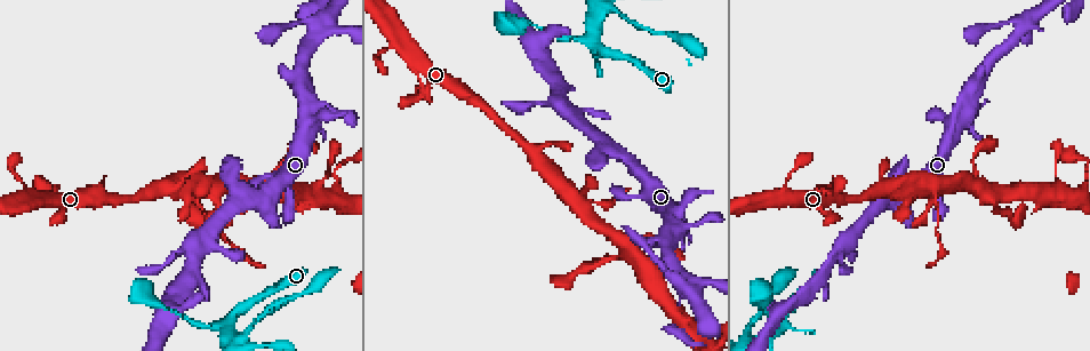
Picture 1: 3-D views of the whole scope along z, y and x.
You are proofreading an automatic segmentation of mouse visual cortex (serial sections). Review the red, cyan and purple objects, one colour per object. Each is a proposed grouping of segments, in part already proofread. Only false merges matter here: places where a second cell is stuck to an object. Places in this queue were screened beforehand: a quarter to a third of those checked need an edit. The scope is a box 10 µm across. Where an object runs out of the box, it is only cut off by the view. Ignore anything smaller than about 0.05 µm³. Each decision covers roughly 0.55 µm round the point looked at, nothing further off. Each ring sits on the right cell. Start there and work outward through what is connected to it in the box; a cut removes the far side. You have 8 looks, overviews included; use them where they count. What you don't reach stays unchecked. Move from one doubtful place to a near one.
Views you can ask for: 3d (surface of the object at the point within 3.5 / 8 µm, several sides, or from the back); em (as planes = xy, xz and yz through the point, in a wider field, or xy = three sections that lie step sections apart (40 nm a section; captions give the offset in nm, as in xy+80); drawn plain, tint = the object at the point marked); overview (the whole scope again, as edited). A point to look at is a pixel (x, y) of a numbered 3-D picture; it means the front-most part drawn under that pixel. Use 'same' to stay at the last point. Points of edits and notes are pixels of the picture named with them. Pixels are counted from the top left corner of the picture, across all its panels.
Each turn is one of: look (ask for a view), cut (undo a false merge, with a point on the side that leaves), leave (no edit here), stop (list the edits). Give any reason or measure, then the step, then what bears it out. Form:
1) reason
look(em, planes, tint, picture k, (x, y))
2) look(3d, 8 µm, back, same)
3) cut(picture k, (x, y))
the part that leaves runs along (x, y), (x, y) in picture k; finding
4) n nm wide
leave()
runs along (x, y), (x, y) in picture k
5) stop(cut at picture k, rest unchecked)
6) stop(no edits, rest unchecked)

branch point
look(3d, 8 µm, picture 1, (845, 248))

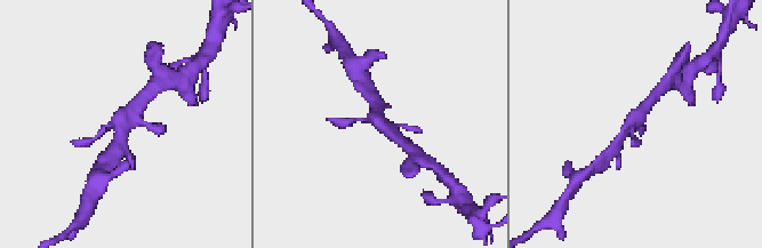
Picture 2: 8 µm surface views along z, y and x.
need the tissue
look(em, xy, step 1, tint, same)

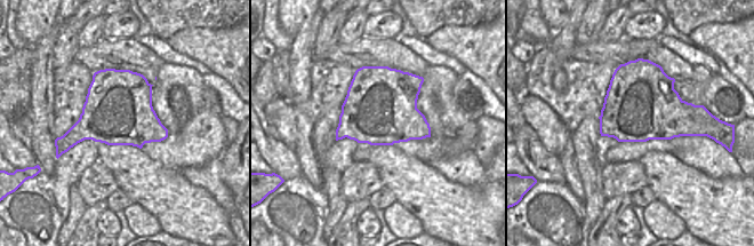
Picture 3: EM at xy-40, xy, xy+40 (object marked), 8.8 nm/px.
leave()
runs along (651, 100), (615, 149) in picture 2; one cell here

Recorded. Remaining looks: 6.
sharp bend
look(3d, 3.5 µm, back, picture 1, (226, 328))

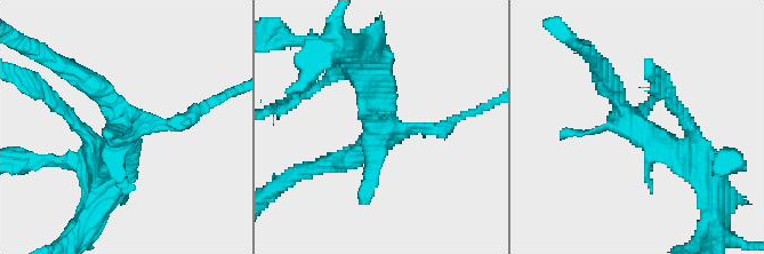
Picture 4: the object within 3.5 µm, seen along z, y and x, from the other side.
look(em, xy, step 5, tint, picture 4, (635, 127))

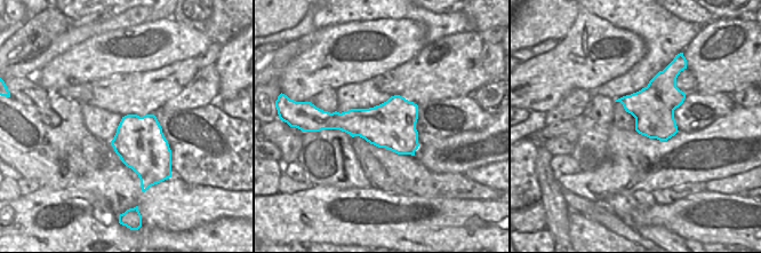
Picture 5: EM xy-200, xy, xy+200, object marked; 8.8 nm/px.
420 nm wide
leave()
runs along (604, 78), (633, 127), (694, 155) in picture 4; continuous, no second cell

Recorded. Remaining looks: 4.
thin arm on a thick one
look(3d, 3.5 µm, picture 1, (201, 194))

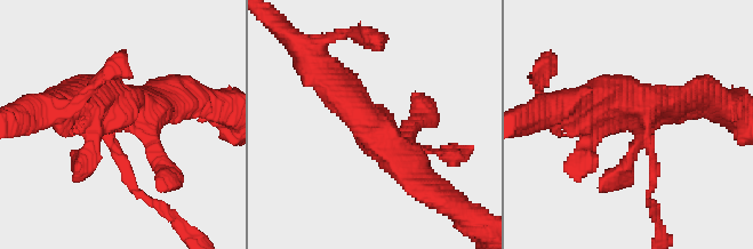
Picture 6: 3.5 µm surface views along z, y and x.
need the tissue
look(em, xy, step 1, tint, picture 6, (113, 120))

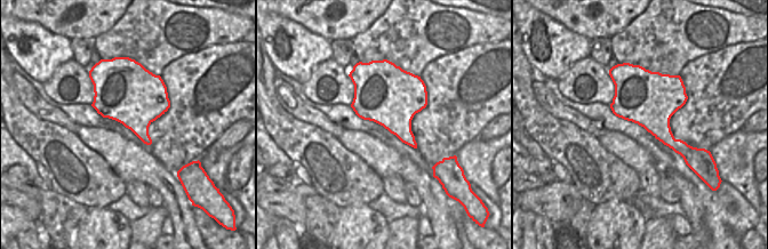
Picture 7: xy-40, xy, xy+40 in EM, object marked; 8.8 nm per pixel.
look(em, planes, tint, same)

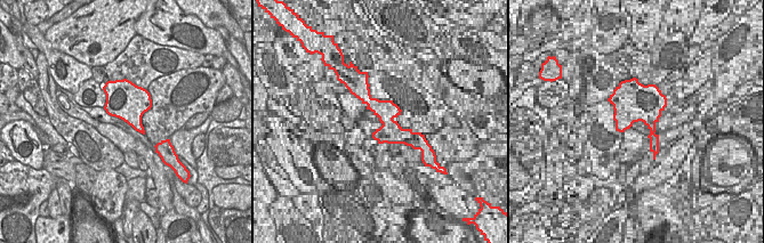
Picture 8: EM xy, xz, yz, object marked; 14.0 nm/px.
cut(picture 6, (653, 174))
the part that leaves runs along (647, 133), (656, 219) in picture 6; two cells meet here

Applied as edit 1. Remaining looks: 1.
stop(cut at picture 6, rest unchecked)

